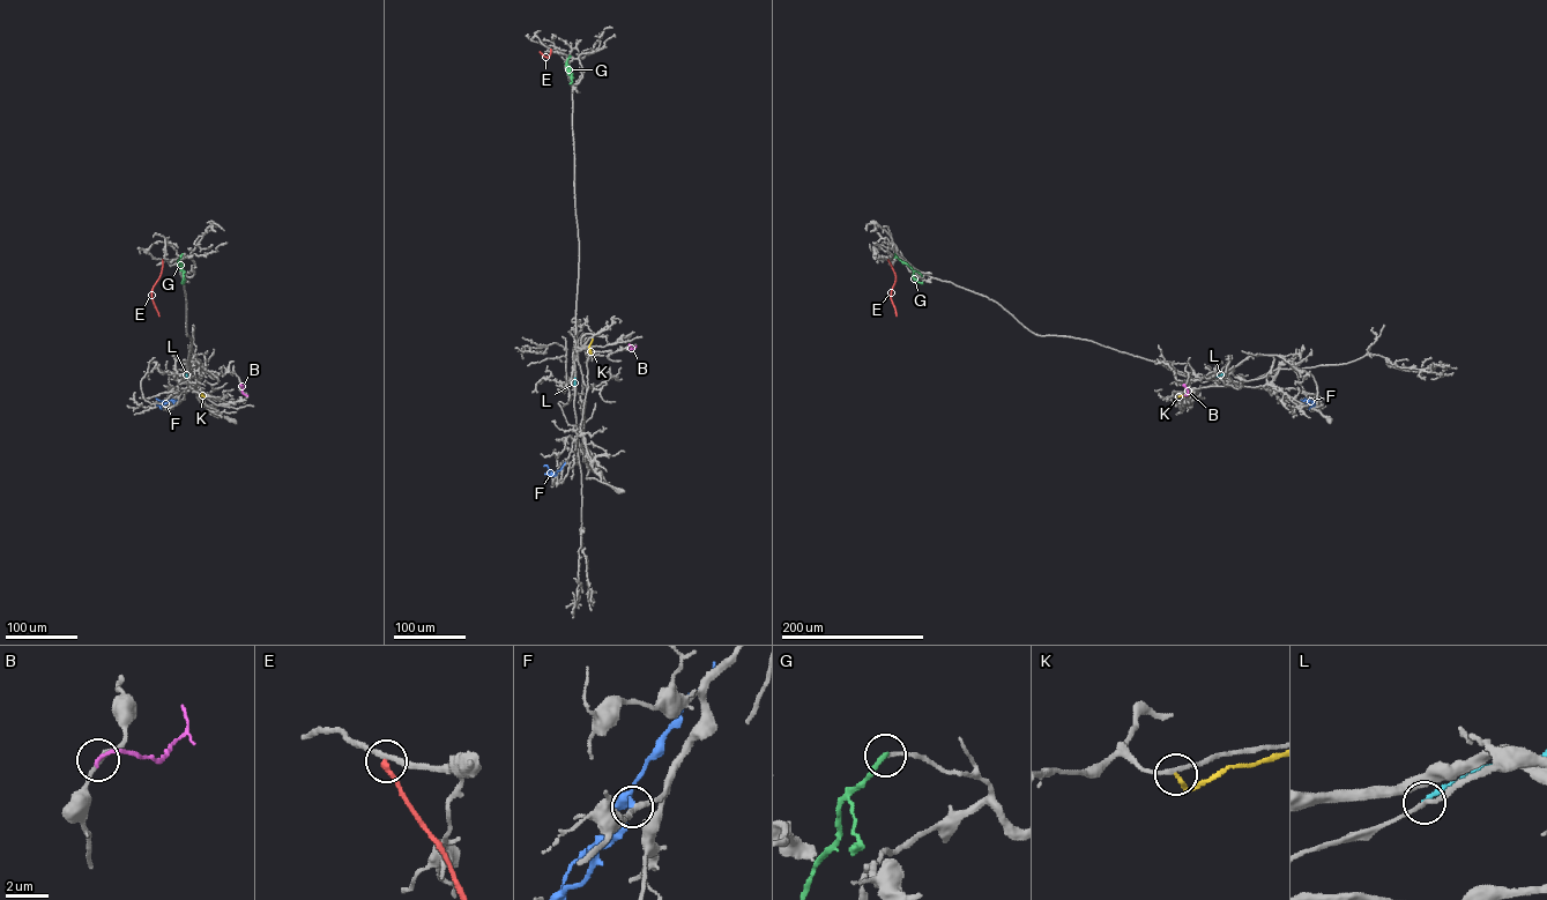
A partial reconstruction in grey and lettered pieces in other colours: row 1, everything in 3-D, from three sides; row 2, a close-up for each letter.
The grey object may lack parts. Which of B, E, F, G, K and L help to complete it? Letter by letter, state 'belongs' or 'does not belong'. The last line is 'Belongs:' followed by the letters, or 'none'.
B: does not belong
E: does not belong
F: does not belong
G: does not belong
K: does not belong
L: does not belong
Belongs: none

